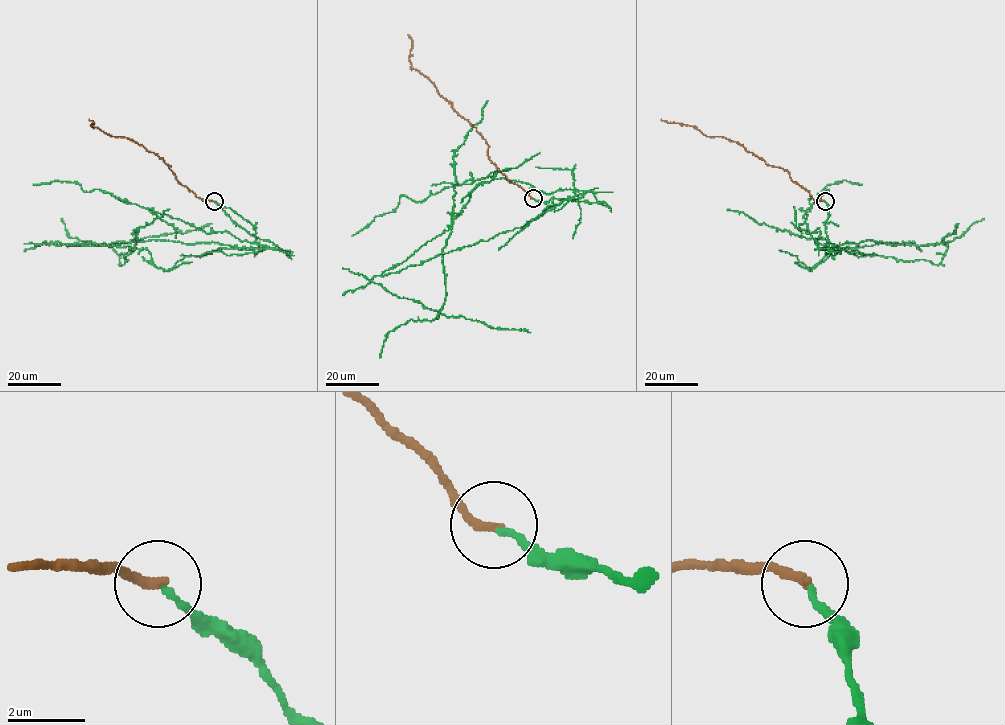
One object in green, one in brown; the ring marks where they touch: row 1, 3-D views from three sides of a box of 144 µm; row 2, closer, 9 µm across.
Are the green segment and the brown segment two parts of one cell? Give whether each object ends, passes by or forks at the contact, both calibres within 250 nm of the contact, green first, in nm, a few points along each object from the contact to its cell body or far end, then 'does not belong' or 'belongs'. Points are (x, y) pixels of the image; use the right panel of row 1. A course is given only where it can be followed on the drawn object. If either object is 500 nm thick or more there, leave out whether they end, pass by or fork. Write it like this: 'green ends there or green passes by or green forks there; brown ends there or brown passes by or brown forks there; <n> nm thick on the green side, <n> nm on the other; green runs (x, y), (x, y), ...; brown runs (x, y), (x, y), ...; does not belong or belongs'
green ends there; brown ends there; 150 nm thick on the green side, 280 nm on the other; green runs (825, 201), (829, 247), (818, 248), (867, 240), (901, 244), (853, 248), (934, 265), (947, 242), (983, 218); brown runs (825, 201), (815, 200), (786, 170), (767, 165), (741, 144), (661, 119); does not belong

